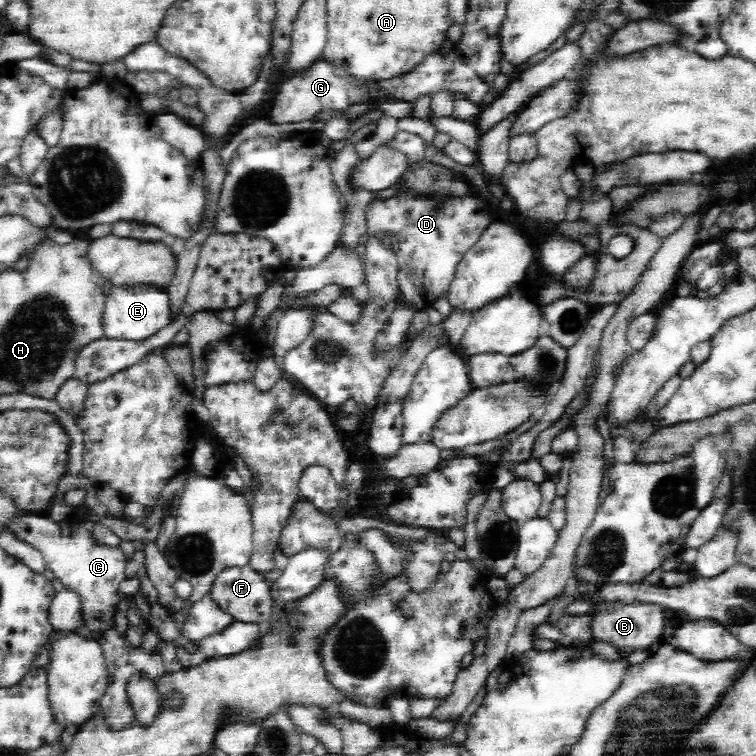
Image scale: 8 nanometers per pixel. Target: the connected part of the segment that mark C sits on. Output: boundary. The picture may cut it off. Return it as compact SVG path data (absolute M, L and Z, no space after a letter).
M14 510L3 523L2 532L8 532L16 539L30 544L37 548L42 554L45 565L52 570L55 578L59 578L66 588L71 588L80 593L82 601L82 610L84 611L85 627L82 627L77 633L84 635L86 638L99 639L105 631L113 628L113 615L116 612L117 605L122 599L118 592L118 583L125 577L125 566L127 559L124 551L119 546L108 546L100 544L90 532L72 532L70 536L66 534L68 530L60 530L60 524L54 522L47 514L32 514L24 510Z

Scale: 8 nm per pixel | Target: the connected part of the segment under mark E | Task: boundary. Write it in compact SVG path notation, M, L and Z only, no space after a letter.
M156 284L133 286L113 286L105 297L105 310L102 323L105 336L112 339L132 339L139 341L158 332L171 322L172 305L167 290Z

